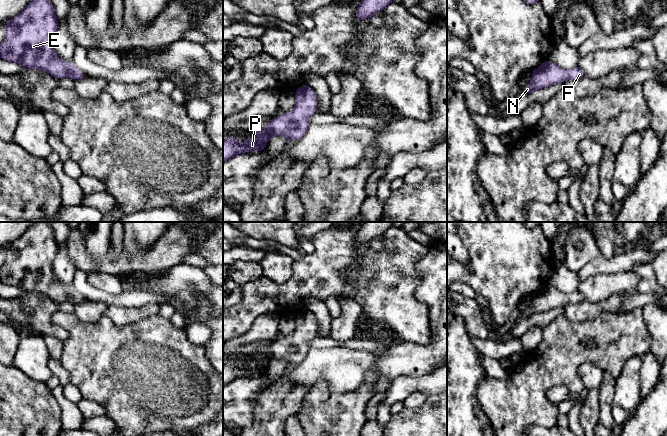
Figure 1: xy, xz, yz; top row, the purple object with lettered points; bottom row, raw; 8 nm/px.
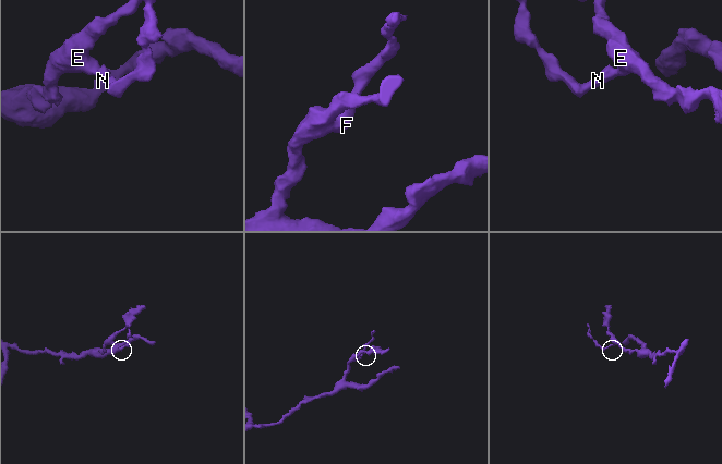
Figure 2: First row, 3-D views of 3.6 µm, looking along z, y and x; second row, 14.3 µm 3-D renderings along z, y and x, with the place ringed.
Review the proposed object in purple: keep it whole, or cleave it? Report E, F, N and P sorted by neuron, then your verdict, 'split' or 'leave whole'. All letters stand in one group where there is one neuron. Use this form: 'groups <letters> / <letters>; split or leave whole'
groups E F N P; leave whole

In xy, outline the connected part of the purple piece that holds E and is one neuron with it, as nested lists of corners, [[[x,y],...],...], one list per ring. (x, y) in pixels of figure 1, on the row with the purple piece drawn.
[[[34,0],[5,24],[0,58],[28,69],[45,70],[55,78],[86,76],[72,62],[62,61],[53,49],[58,19],[49,0]]]

